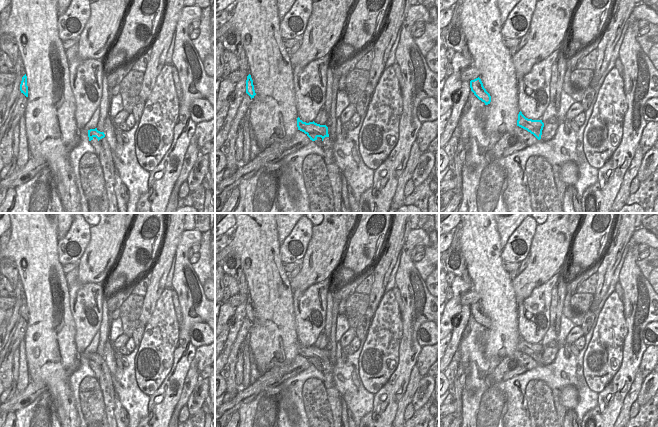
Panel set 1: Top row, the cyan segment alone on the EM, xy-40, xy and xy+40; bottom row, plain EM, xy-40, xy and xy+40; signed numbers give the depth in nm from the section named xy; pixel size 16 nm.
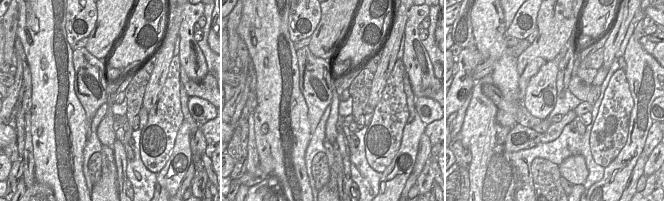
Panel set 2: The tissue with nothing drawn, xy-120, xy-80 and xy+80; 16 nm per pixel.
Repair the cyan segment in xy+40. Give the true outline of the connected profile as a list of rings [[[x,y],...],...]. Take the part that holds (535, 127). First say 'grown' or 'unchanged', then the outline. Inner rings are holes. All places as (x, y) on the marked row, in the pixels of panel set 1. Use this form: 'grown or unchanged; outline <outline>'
unchanged; outline [[[520,111],[518,114],[517,126],[533,134],[538,140],[541,139],[544,123],[542,120],[532,120],[526,118]]]

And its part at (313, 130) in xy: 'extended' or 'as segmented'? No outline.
extended

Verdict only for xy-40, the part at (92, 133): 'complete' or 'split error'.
split error

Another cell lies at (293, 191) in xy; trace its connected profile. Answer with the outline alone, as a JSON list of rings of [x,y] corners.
[[[291,181],[289,184],[287,184],[287,190],[291,199],[295,200],[298,197],[299,190],[294,181]]]

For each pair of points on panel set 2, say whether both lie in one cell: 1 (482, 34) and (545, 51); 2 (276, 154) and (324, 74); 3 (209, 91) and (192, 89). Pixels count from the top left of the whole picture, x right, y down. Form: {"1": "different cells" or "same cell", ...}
{"1": "different cells", "2": "different cells", "3": "same cell"}

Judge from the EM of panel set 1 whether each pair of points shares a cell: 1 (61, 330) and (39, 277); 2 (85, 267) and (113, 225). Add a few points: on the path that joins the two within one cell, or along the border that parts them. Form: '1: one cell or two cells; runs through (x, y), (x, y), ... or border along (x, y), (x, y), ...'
1: one cell; runs through (50, 322), (46, 292)
2: one cell; runs through (95, 257), (103, 249), (108, 235)

